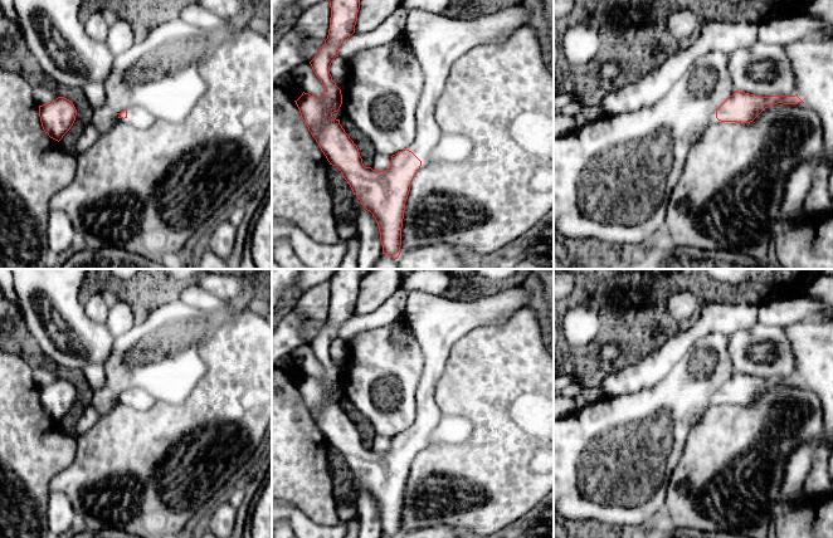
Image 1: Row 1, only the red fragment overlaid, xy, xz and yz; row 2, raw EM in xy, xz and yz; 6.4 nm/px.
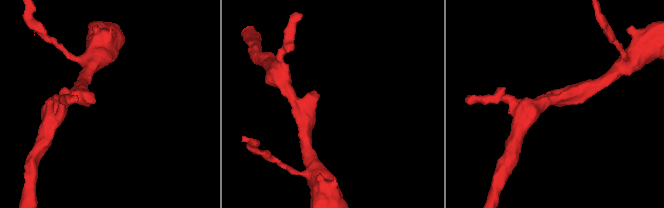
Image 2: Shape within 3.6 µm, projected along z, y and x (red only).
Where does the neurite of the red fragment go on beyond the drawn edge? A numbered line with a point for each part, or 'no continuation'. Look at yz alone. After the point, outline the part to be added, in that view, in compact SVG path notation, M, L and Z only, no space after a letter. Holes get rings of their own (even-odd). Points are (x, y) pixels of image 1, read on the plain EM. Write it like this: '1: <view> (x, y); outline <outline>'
1: yz (712, 401); outline M716 390L713 393L711 393L711 396L710 396L710 398L708 398L708 405L710 405L710 407L712 407L712 406L737 406L737 404L721 404L721 402L718 402L717 400L716 400L716 392L717 392L718 390Z

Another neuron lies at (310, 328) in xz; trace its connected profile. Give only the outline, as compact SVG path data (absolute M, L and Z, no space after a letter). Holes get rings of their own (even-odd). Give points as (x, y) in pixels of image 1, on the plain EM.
M306 319L306 322L301 327L302 339L310 344L323 326L325 323L317 319Z

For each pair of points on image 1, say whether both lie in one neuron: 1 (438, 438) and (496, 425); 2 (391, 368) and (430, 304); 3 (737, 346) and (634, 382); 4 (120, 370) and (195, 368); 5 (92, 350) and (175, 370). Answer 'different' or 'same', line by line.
1: different
2: different
3: different
4: same
5: different

